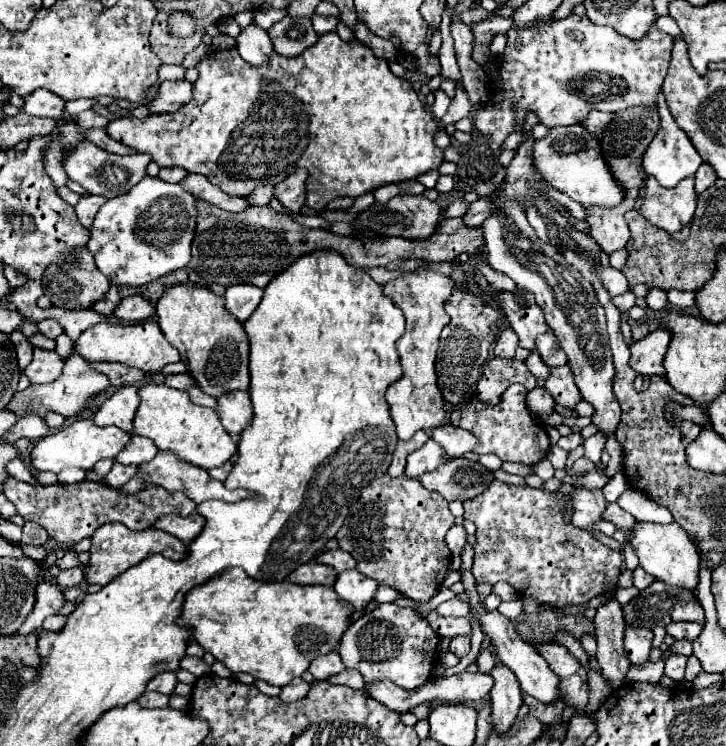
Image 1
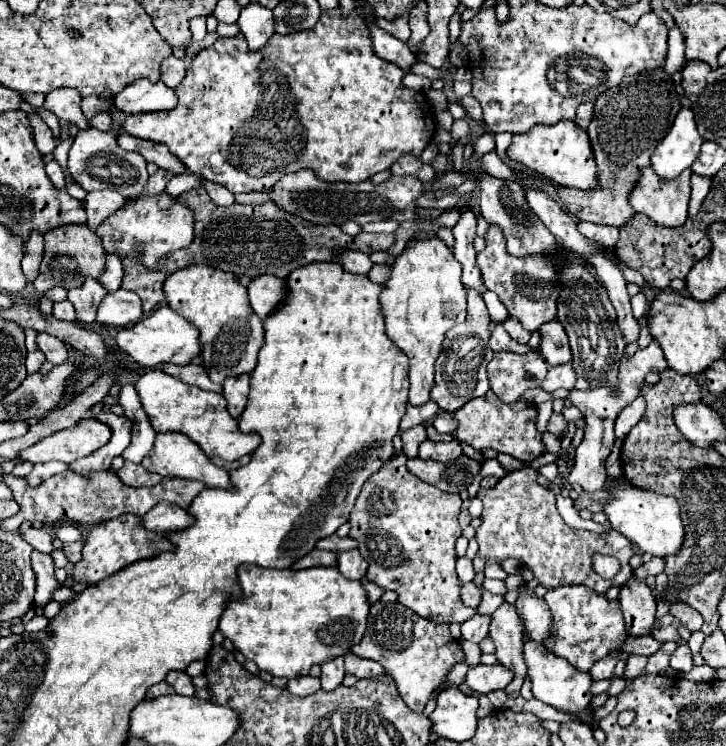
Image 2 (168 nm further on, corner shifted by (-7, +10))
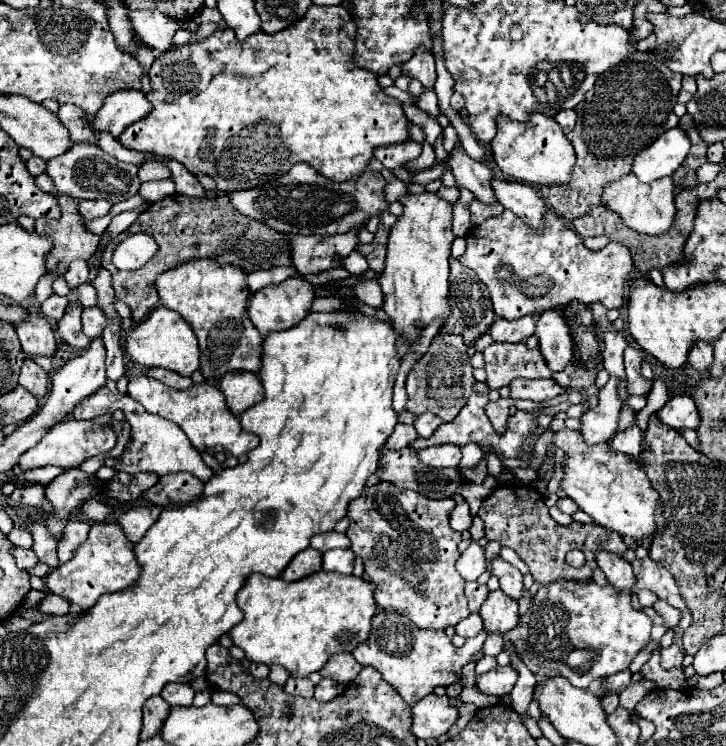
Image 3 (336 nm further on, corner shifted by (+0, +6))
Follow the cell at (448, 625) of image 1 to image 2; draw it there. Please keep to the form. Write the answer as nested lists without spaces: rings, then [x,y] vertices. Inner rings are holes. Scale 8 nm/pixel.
[[[403,453],[393,455],[365,481],[349,517],[349,537],[359,543],[359,553],[369,563],[369,581],[399,591],[399,603],[433,623],[463,623],[477,609],[461,603],[461,583],[455,573],[461,497],[421,481],[407,471],[405,463],[407,457]]]

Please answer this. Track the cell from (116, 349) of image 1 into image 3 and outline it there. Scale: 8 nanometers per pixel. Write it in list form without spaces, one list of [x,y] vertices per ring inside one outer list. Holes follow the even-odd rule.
[[[164,305],[154,309],[146,321],[142,321],[130,331],[130,335],[124,341],[124,349],[130,353],[132,361],[144,367],[172,369],[184,377],[190,377],[200,367],[200,349],[194,331],[176,311]]]

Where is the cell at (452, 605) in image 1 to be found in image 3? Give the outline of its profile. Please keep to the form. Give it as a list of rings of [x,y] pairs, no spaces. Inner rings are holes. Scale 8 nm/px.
[[[476,581],[466,583],[466,599],[468,599],[468,607],[470,607],[472,613],[480,611],[480,605],[486,601],[486,597],[488,597],[488,587],[486,585],[480,585]]]

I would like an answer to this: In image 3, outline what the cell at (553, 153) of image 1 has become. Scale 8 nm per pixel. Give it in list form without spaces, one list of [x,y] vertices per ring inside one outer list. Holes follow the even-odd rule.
[[[532,113],[528,121],[512,121],[506,115],[496,119],[496,137],[490,141],[492,157],[500,171],[508,177],[524,181],[528,185],[550,185],[568,181],[574,165],[572,143],[556,125],[554,117],[544,117],[544,113]]]

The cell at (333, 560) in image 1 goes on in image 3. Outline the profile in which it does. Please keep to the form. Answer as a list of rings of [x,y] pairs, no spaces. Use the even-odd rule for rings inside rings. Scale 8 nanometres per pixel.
[[[328,531],[328,533],[314,535],[310,547],[312,547],[312,549],[318,549],[320,553],[326,553],[326,551],[330,551],[330,549],[338,549],[338,547],[346,549],[346,547],[350,547],[350,539],[348,539],[344,533]]]

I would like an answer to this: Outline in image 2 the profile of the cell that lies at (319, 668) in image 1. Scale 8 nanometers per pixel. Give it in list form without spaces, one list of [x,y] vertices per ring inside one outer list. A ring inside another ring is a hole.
[[[343,655],[333,657],[321,665],[321,689],[331,691],[335,689],[345,677],[345,667],[343,667]]]

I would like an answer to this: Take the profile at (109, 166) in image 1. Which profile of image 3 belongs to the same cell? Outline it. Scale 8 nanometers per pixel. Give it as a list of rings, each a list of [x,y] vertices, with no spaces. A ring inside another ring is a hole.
[[[74,145],[68,153],[54,157],[46,163],[46,175],[54,181],[58,193],[64,193],[74,199],[108,199],[110,203],[120,203],[130,199],[140,189],[138,167],[122,163],[112,155],[104,153],[96,145]]]

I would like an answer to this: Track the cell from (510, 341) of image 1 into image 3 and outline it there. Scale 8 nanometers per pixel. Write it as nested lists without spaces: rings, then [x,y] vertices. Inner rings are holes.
[[[524,315],[516,321],[496,319],[492,329],[490,329],[490,335],[492,335],[494,341],[502,341],[502,343],[526,341],[536,331],[536,319],[538,317],[532,317],[532,315]]]

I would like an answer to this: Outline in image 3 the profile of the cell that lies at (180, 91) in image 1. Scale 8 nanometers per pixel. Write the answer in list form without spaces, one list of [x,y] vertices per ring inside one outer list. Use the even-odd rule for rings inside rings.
[[[116,91],[106,97],[100,111],[94,115],[92,129],[100,133],[108,131],[114,139],[118,139],[126,125],[132,125],[140,117],[146,117],[150,111],[152,105],[142,91]]]

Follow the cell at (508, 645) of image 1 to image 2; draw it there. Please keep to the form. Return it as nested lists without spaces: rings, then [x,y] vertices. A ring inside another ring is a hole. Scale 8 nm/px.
[[[523,641],[523,655],[525,655],[525,665],[527,665],[527,675],[533,683],[533,695],[555,709],[577,713],[581,721],[587,723],[591,719],[591,711],[589,711],[591,675],[575,669],[573,665],[569,665],[569,661],[563,661],[563,657],[557,657],[555,653],[547,651],[537,641]]]

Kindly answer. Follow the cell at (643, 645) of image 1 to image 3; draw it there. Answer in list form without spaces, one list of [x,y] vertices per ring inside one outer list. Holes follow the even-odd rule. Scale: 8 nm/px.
[[[598,551],[596,553],[596,563],[604,571],[608,583],[616,589],[632,589],[636,583],[636,577],[632,573],[630,563],[614,553],[608,551]]]

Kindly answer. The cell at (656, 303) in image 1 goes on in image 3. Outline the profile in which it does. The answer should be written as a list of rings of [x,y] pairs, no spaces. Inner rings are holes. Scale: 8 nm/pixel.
[[[552,209],[544,211],[544,227],[534,229],[520,221],[512,211],[504,211],[498,217],[490,217],[478,227],[472,227],[466,235],[466,253],[458,257],[458,261],[476,271],[480,281],[488,285],[492,293],[492,305],[496,315],[502,319],[520,319],[528,313],[544,313],[554,307],[564,307],[568,301],[584,301],[596,303],[600,301],[608,309],[620,309],[624,291],[628,287],[632,275],[632,257],[628,247],[618,243],[608,243],[602,251],[590,251],[584,247],[582,239],[570,229],[570,225],[558,217]]]

